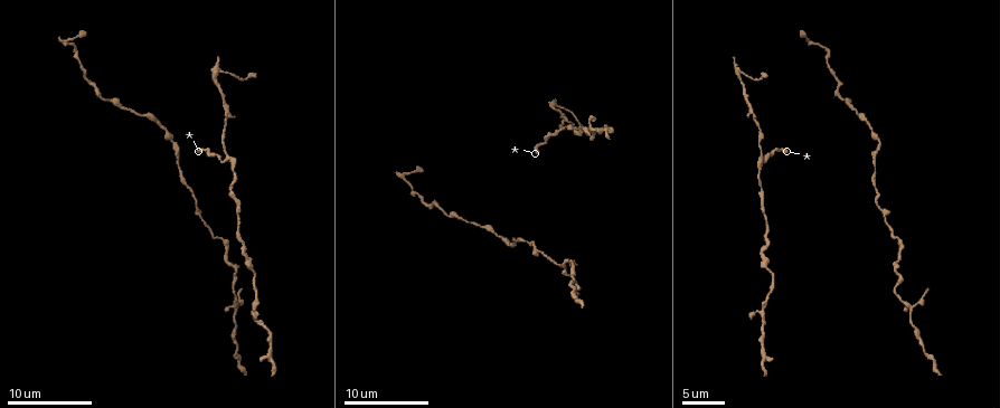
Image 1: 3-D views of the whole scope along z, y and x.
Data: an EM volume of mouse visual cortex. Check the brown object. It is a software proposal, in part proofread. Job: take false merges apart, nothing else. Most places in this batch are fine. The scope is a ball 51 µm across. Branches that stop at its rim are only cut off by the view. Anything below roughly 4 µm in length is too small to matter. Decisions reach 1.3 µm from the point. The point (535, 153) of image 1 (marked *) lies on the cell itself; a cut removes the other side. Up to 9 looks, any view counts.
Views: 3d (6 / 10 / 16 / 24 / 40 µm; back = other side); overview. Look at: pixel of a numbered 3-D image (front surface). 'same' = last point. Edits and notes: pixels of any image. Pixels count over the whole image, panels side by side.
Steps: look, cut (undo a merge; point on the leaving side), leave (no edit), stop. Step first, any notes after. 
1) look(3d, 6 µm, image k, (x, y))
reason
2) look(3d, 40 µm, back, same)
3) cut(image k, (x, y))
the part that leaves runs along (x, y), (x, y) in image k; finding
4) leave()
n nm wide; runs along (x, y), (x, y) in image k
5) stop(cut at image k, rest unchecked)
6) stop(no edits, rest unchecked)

look(3d, 10 µm, image 1, (872, 153))

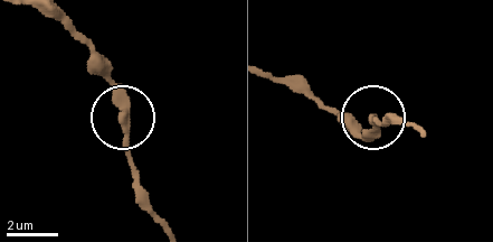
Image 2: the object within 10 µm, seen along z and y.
leave()
continuous, no second cell

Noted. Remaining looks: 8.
look(3d, 10 µm, image 1, (564, 128))
two arms in line, one across

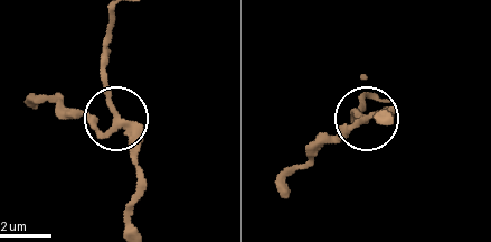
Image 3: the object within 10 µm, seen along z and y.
leave()
3 arms; runs along (28, 104), (112, 123), (105, 35) in image 3; continuous, no second cell

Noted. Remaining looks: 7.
look(3d, 16 µm, image 1, (562, 118))

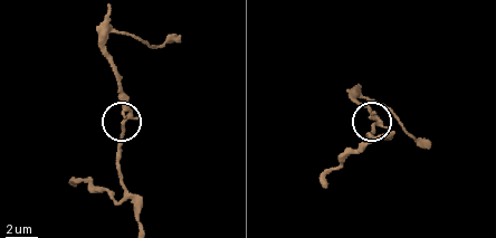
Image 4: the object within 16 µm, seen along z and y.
leave()
190 nm wide; runs along (322, 184), (373, 139), (378, 122), (370, 107) in image 4; one cell here

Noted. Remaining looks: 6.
look(3d, 16 µm, image 1, (909, 309))
looks like a crossing

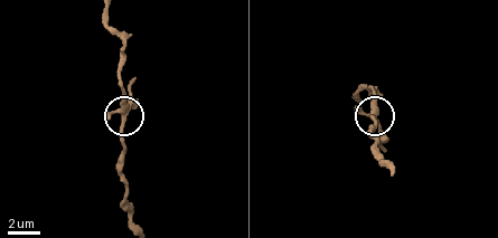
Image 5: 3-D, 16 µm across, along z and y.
leave()
runs along (104, 9), (106, 21), (121, 41), (123, 115), (129, 87) in image 5; continuous, no second cell

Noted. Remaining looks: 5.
stop(no edits, rest unchecked)

